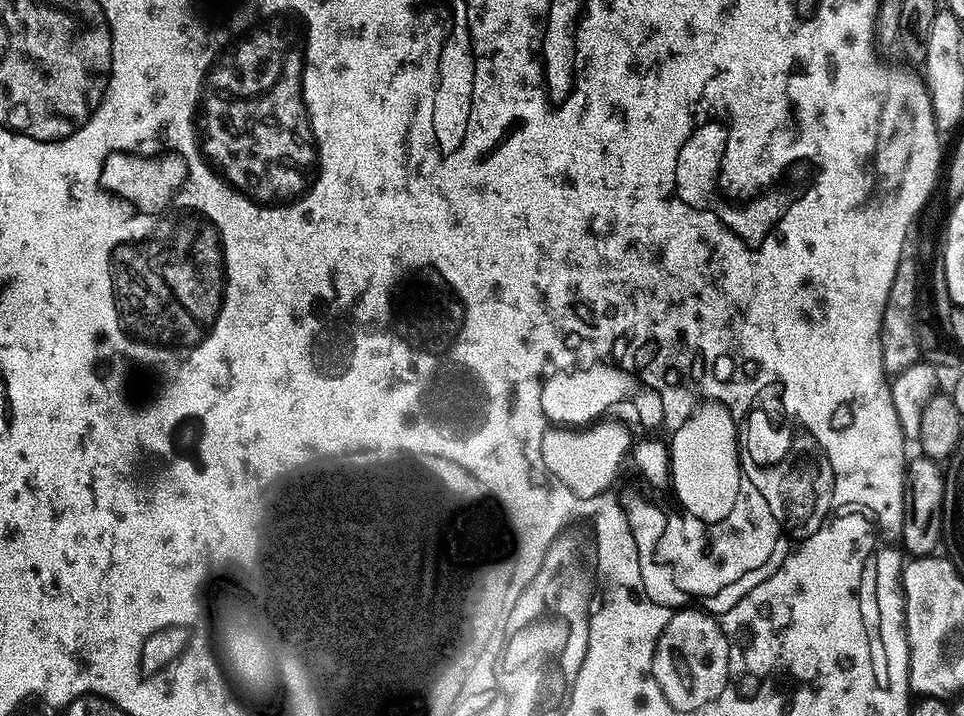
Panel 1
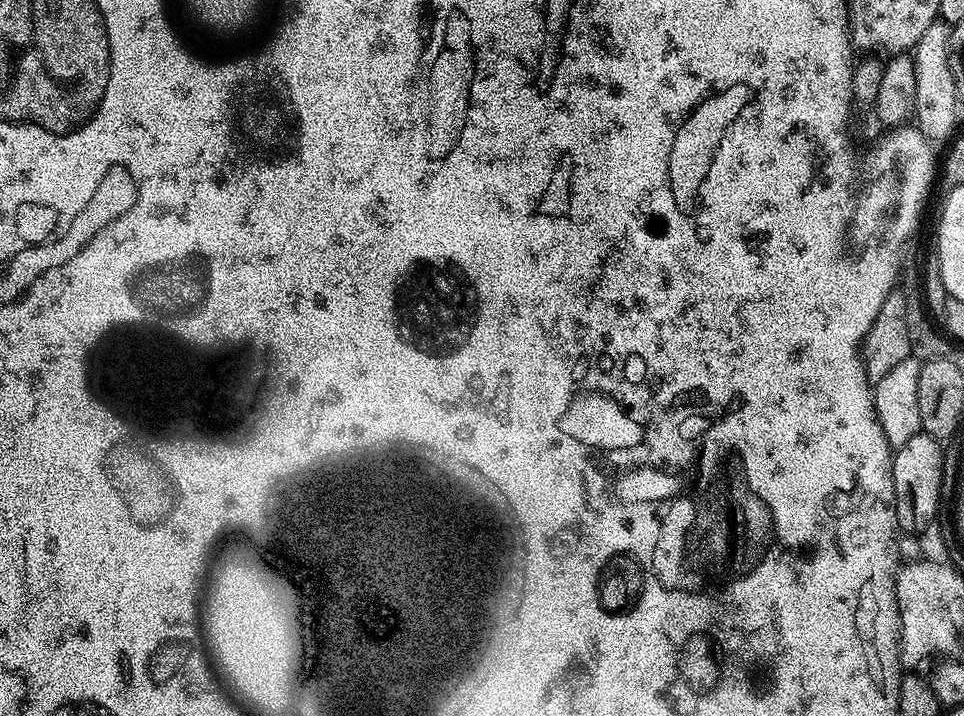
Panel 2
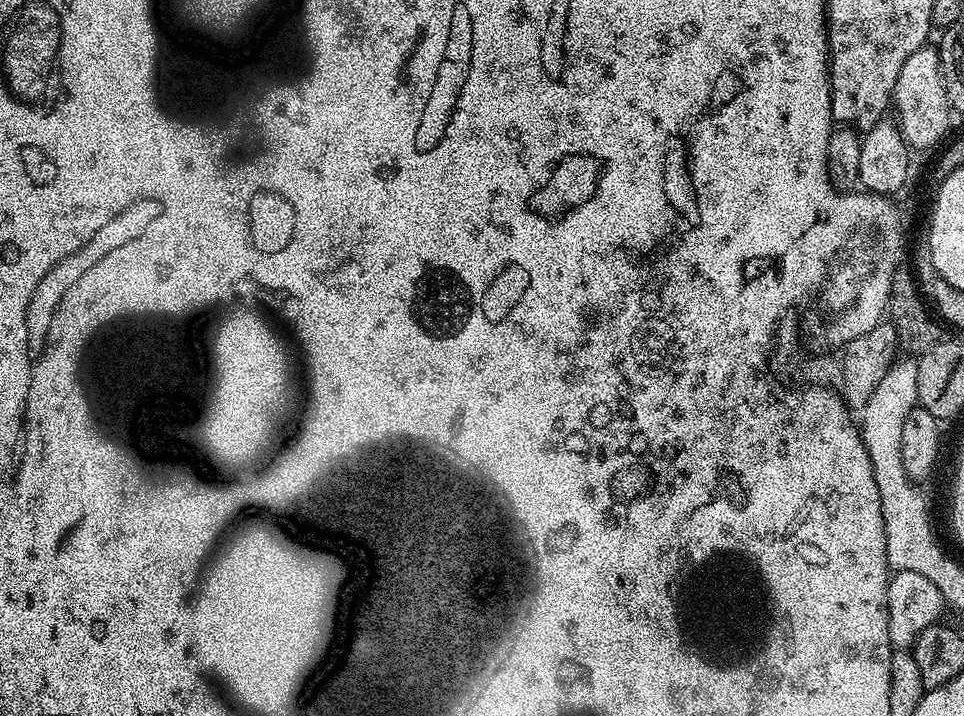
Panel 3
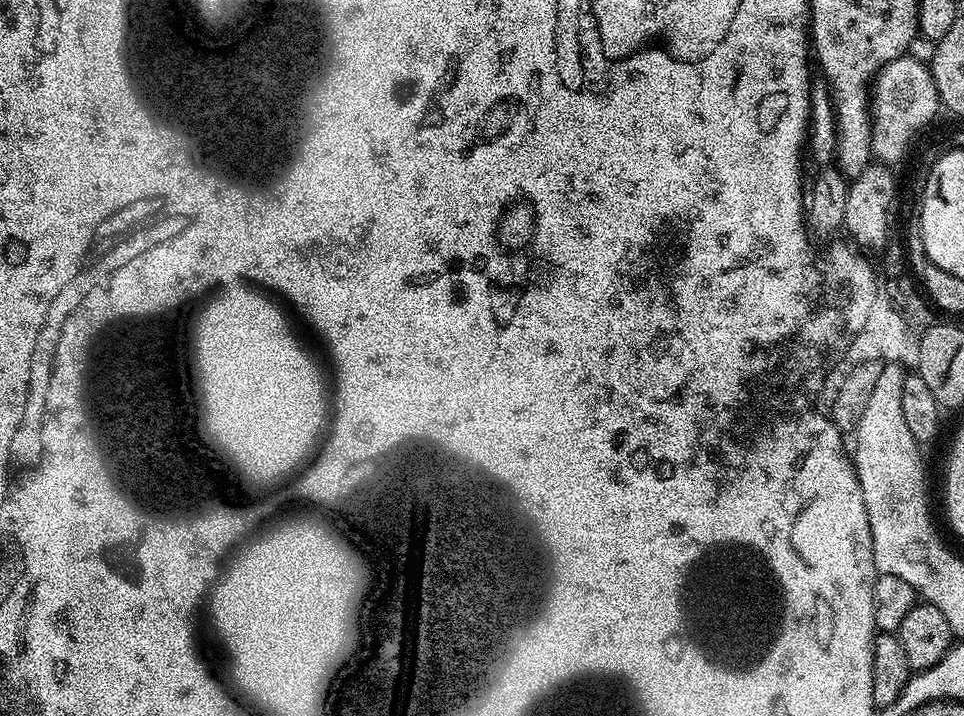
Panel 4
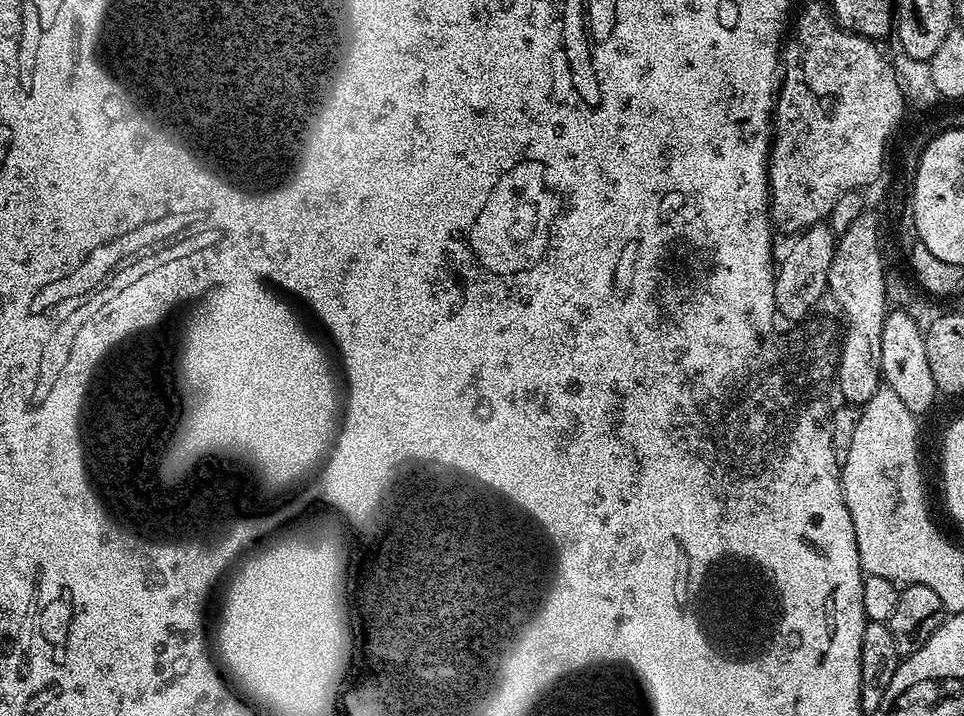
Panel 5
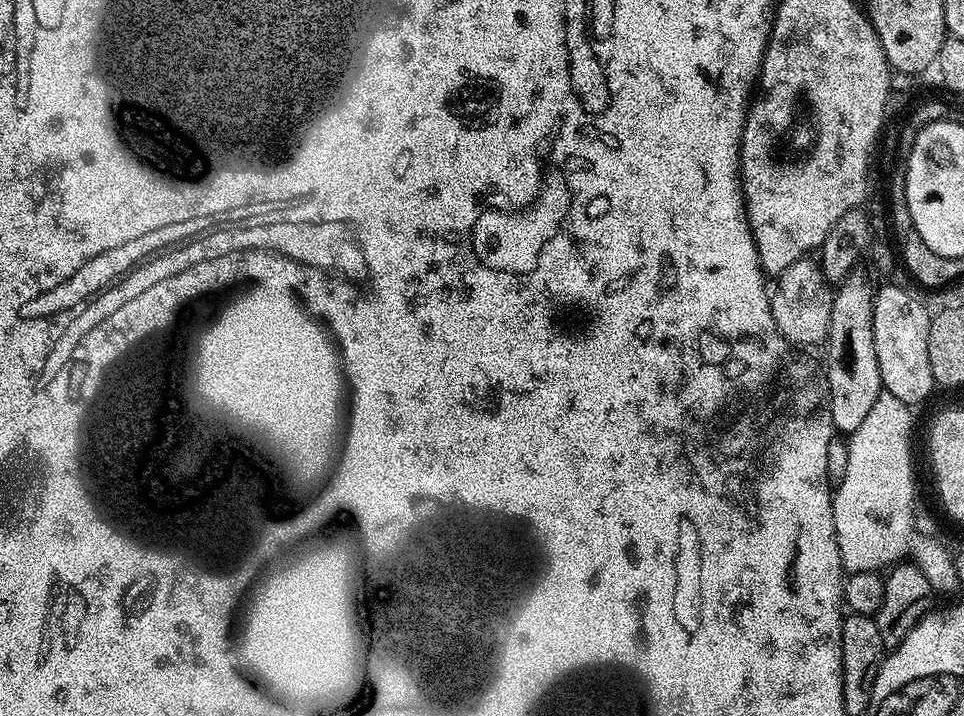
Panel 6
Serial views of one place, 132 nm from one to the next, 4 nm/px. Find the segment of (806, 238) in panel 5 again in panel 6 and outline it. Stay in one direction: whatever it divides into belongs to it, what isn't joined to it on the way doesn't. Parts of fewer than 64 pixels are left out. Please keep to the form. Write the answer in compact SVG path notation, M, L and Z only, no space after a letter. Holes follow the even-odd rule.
M812 258L799 260L780 273L776 283L776 290L774 288L770 296L771 314L783 336L791 345L800 348L823 345L829 334L834 294L824 279L819 263Z

